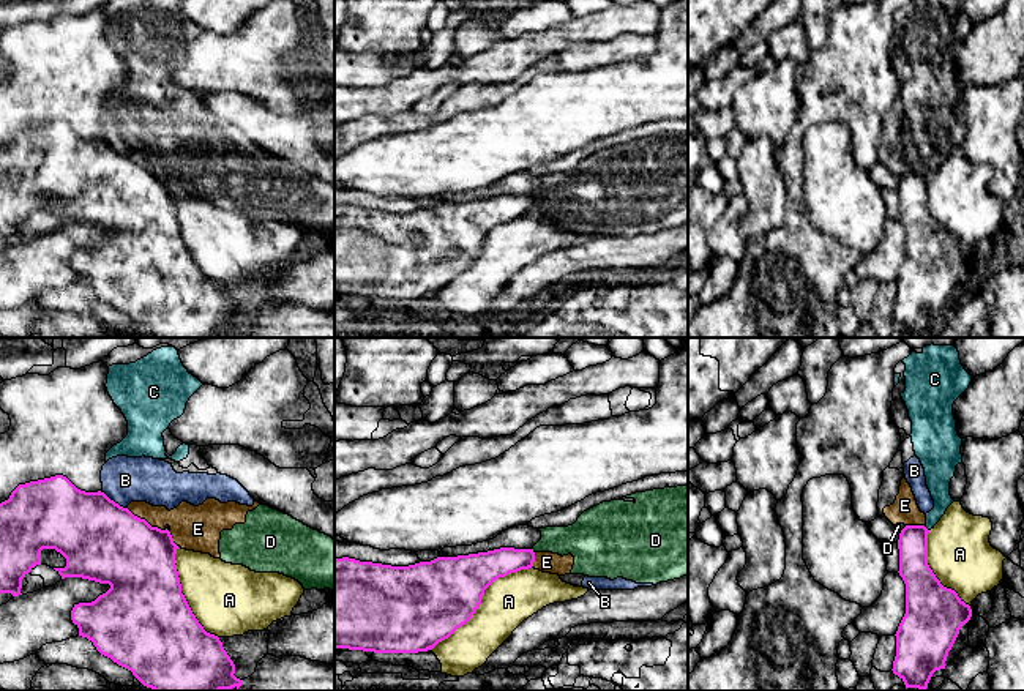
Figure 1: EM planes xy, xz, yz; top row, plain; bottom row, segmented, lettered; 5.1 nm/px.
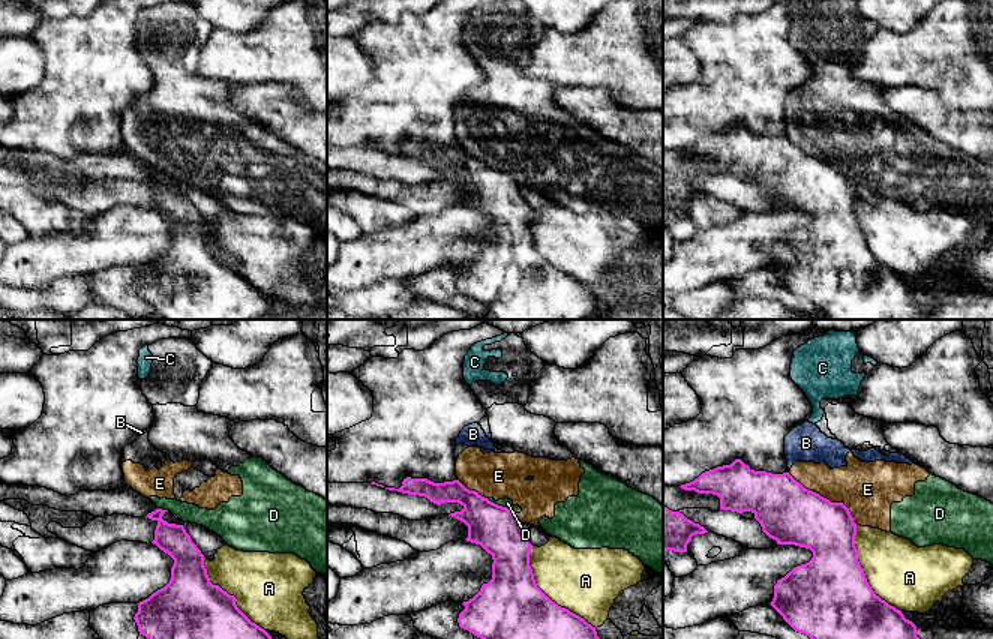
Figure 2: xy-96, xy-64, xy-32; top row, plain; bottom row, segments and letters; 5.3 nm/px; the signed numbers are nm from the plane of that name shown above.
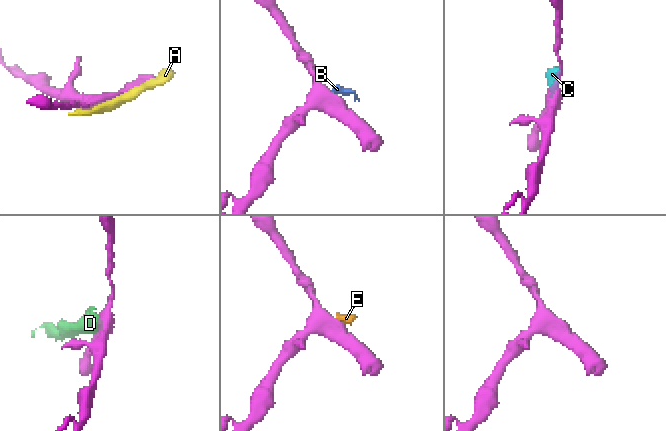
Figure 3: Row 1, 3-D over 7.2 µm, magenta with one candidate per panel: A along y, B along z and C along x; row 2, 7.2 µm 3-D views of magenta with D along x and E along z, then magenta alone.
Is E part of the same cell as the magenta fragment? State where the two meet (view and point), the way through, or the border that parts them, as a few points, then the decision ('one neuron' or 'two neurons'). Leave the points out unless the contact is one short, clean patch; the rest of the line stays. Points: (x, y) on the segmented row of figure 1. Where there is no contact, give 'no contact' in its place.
contact xy (145, 521); border xy (127, 508), (152, 526), (166, 529); two neurons

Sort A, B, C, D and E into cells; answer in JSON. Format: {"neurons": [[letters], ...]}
{"neurons": [["A"], ["B", "C", "D", "E"]]}

